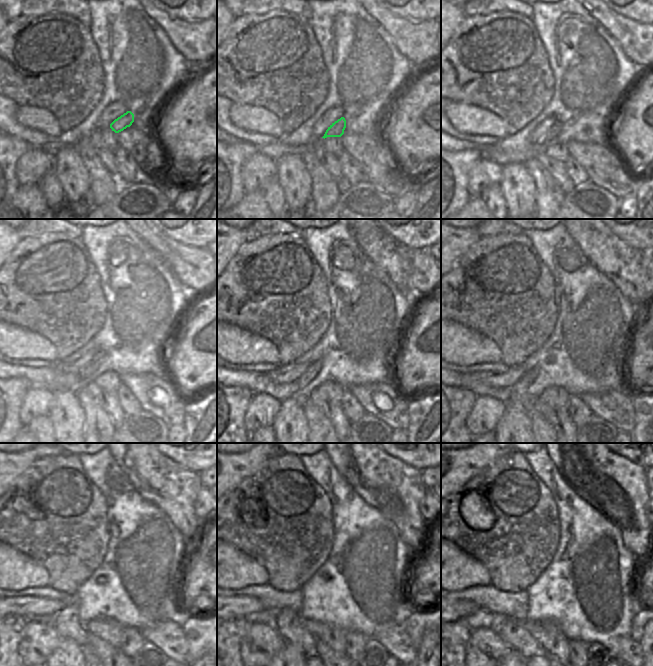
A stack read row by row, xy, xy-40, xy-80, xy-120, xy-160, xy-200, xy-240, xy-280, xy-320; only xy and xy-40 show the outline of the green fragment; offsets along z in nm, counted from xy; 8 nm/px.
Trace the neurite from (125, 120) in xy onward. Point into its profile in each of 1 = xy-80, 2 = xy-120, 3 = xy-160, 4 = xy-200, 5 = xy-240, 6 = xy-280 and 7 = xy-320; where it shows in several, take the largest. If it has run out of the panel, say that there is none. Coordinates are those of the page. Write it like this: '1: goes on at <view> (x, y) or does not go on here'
1: goes on at xy-80 (549, 139)
2: goes on at xy-120 (95, 363)
3: goes on at xy-160 (314, 368)
4: goes on at xy-200 (518, 395)
5: goes on at xy-240 (67, 623)
6: goes on at xy-280 (290, 624)
7: goes on at xy-320 (513, 632)

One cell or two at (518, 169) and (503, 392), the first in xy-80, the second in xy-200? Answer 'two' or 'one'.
two

